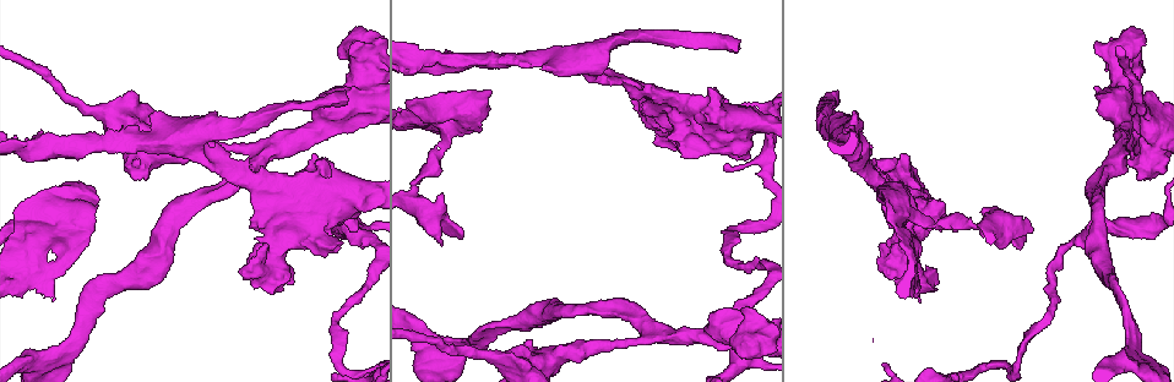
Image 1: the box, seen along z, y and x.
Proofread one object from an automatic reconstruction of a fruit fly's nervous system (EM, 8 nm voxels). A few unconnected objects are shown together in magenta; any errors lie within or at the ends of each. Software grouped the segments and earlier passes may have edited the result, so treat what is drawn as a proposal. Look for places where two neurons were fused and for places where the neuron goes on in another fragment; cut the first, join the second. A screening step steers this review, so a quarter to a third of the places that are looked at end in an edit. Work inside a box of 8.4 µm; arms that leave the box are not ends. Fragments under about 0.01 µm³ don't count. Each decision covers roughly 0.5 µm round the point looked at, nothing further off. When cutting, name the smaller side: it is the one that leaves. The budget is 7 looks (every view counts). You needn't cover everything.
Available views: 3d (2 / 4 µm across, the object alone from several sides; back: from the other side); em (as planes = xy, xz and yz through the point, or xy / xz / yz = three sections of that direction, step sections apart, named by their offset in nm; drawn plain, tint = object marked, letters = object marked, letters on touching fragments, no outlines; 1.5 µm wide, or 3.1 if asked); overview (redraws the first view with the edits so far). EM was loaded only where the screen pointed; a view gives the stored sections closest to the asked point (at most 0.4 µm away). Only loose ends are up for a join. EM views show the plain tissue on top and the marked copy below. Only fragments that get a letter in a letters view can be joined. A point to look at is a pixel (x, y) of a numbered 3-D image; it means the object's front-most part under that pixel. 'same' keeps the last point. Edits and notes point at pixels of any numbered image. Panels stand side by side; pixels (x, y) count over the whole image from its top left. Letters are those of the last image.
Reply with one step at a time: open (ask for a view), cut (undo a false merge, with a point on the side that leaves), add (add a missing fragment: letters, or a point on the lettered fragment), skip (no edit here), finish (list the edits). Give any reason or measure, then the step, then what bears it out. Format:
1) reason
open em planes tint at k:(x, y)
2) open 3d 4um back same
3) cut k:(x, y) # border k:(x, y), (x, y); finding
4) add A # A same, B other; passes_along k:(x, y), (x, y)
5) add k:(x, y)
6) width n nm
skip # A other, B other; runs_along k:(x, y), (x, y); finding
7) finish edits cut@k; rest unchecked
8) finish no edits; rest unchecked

free end
open em planes letters at 1:(836, 102)

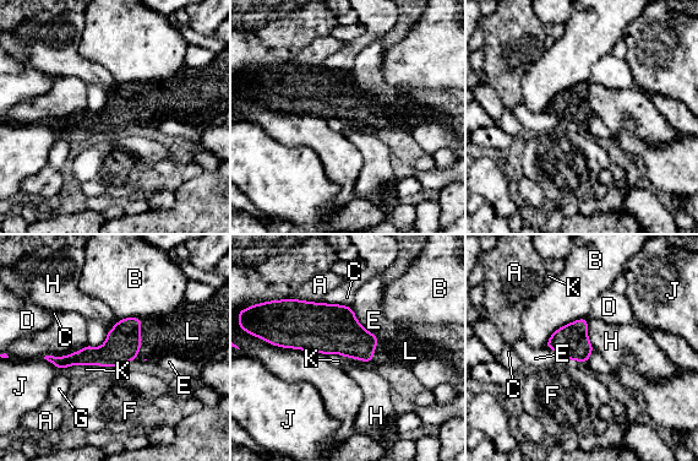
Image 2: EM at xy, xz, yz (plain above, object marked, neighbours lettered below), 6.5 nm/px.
add 2:(178, 332) # A other, B other, C other, D other, E other, F other, G other, H other, J other, K other, L same; it goes on there

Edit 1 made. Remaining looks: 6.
branch stops here
open em planes letters at 1:(216, 144)

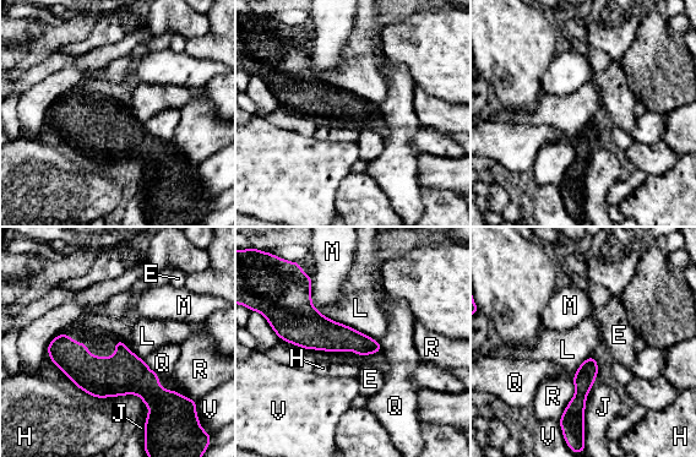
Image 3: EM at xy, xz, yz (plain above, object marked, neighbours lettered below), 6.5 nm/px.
width 190 nm
skip # E other, H other, J other, L other, M other, Q other, R other, V other; border 3:(319, 311), (379, 342); no lettered fragment goes on from it

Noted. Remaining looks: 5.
free end
open 3d 4um back at 1:(441, 245)

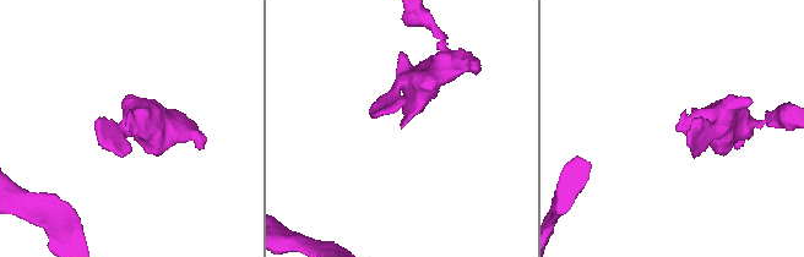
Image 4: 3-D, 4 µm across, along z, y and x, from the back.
need the tissue
open em xz step 8 letters at 4:(402, 124)

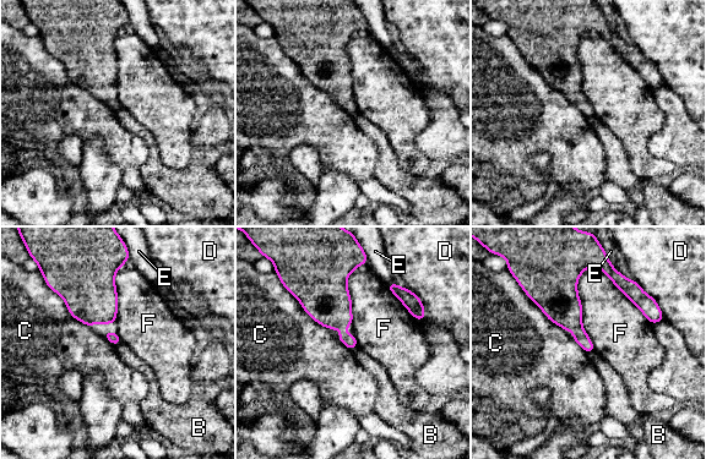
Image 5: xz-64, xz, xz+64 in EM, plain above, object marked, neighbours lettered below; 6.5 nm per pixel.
skip # B other, C other, D other, E other, F other; border 5:(357, 345), (351, 350); none of them fits

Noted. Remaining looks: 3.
finish edits add@2; rest unchecked

